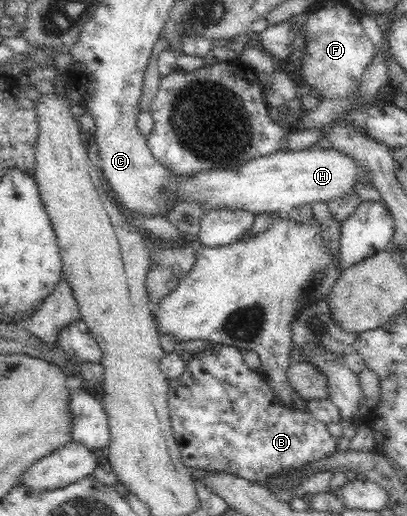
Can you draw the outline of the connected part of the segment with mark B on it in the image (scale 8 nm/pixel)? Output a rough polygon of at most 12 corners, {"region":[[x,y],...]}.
{"region":[[235,346],[170,383],[188,468],[265,483],[338,443]]}

